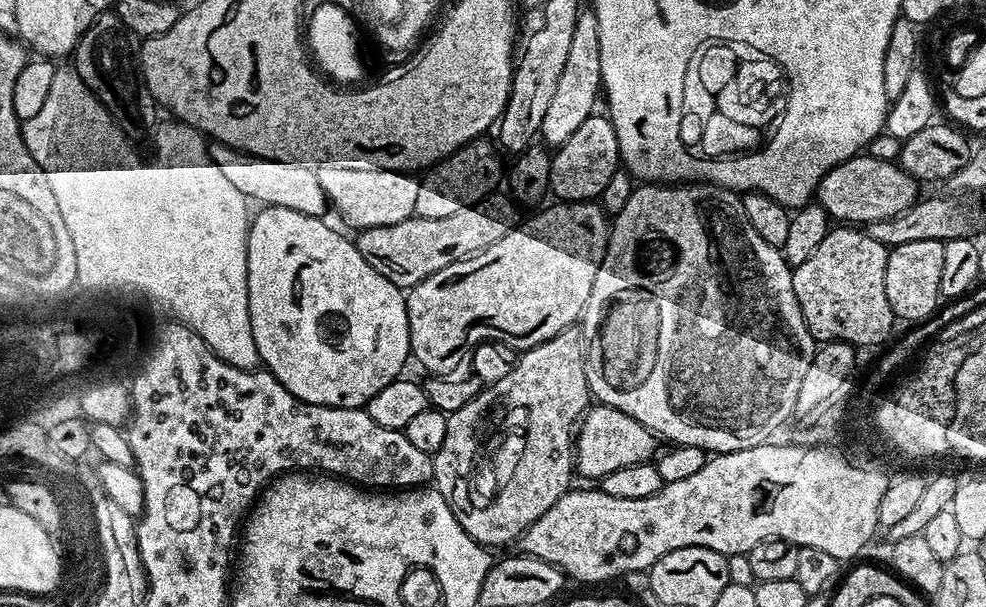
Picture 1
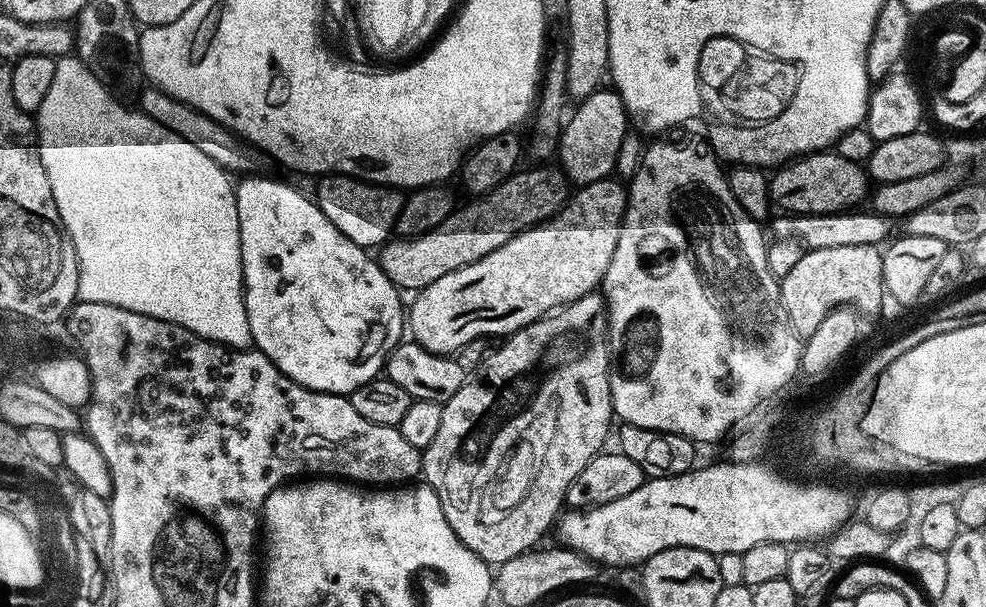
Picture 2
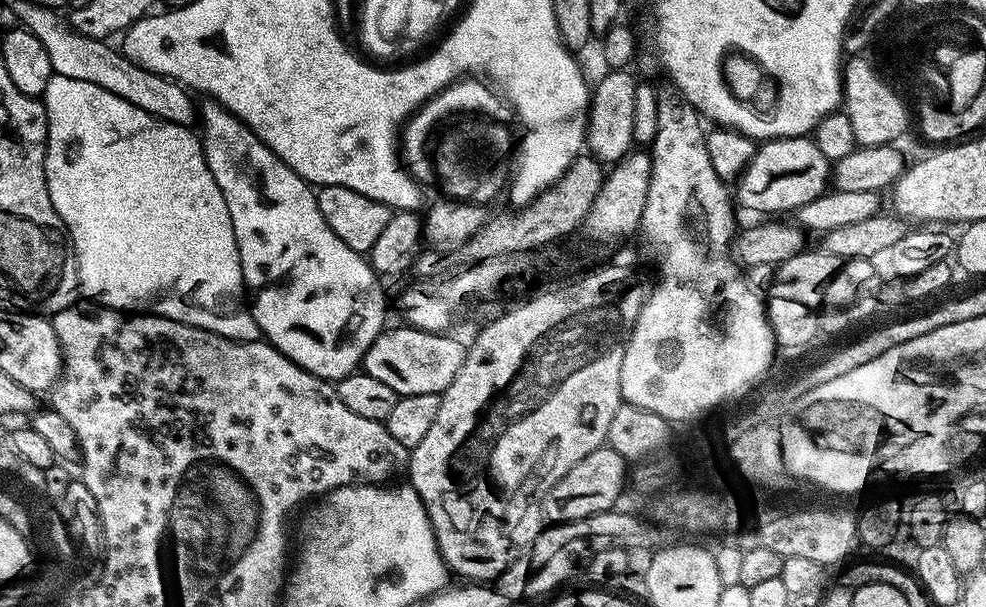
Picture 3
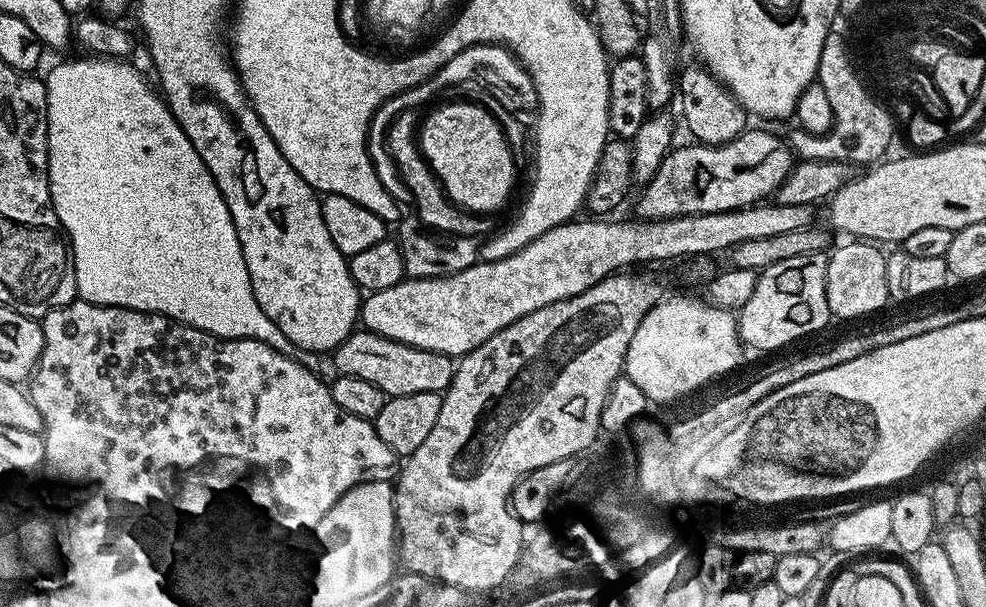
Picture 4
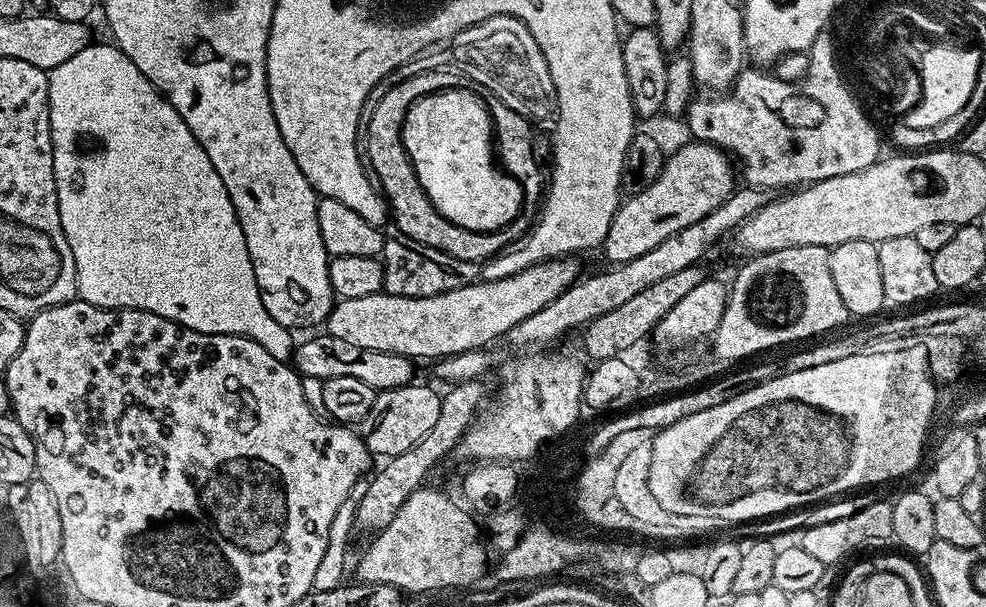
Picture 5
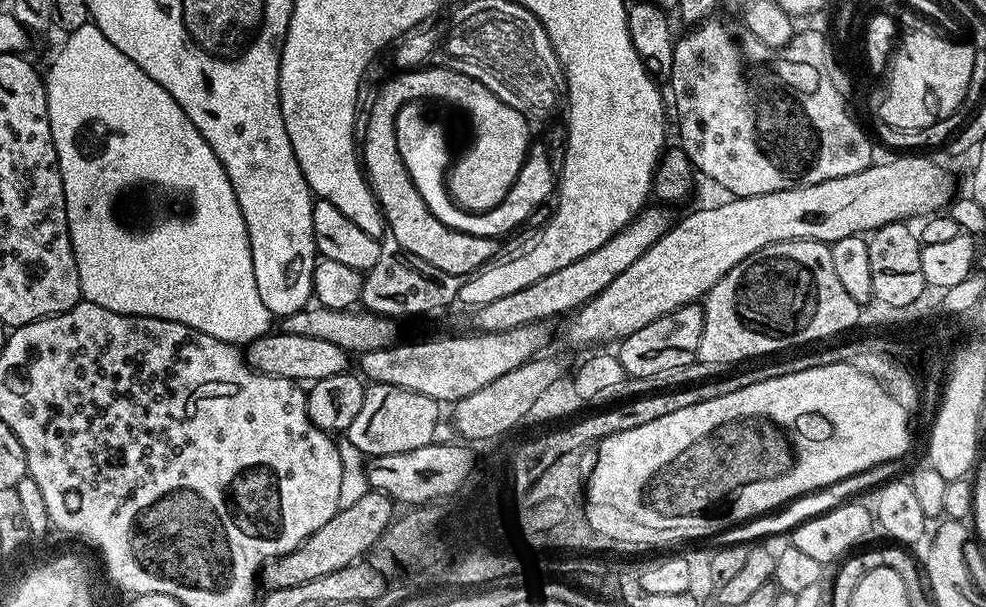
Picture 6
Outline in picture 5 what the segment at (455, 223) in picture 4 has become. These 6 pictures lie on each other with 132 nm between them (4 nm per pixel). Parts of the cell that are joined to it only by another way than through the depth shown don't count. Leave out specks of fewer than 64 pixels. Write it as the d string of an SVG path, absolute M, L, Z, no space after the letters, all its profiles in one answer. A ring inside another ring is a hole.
M405 90L402 94L391 94L392 120L380 120L375 124L372 118L368 118L362 124L362 152L366 157L367 167L386 201L391 223L398 230L402 230L406 238L414 238L414 242L423 242L426 246L434 246L434 250L442 250L459 260L480 264L493 256L499 256L502 249L517 239L518 232L515 232L515 227L494 229L493 232L463 229L462 226L454 225L443 217L433 206L426 190L422 188L401 136L404 116L417 97L417 93L412 93L412 90Z

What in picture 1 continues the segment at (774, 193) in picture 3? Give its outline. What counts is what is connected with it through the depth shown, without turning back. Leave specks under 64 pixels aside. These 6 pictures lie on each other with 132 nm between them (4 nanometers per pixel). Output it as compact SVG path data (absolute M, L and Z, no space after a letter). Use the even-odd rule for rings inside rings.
M861 154L841 160L838 166L827 169L818 189L818 202L833 221L848 226L867 226L894 218L906 211L918 199L918 182L896 162L882 162Z

